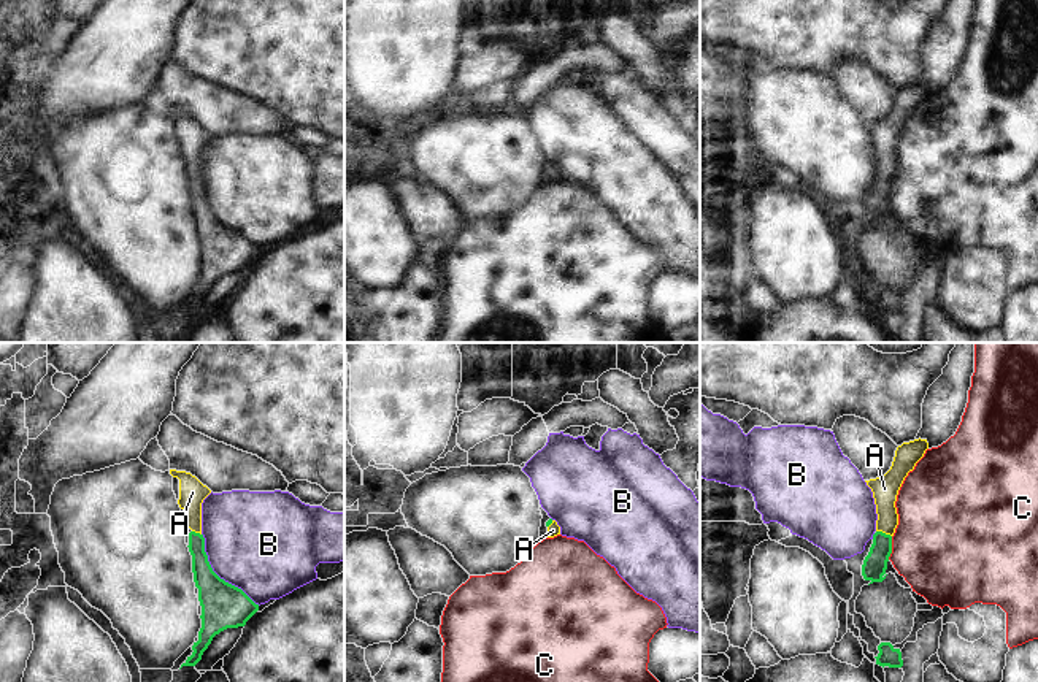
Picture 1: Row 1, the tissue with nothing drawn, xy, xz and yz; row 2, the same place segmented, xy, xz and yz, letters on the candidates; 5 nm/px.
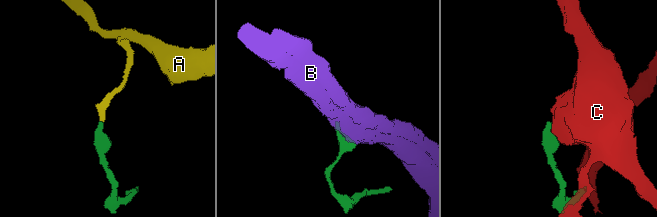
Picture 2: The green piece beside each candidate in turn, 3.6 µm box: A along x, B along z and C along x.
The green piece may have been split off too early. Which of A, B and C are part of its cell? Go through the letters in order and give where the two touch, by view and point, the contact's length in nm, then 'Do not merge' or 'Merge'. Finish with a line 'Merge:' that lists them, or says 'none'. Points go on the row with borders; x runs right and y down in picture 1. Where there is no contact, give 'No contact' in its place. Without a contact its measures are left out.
A: Touches green at yz (884, 533). Shared border 90 nm. Merge
B: Touches green at xy (216, 574). Shared border 460 nm. Do not merge
C: Touches green at yz (891, 547). Shared border 120 nm. Do not merge
Merge: A

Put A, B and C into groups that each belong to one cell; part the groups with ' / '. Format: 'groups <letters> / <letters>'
groups A / B / C

